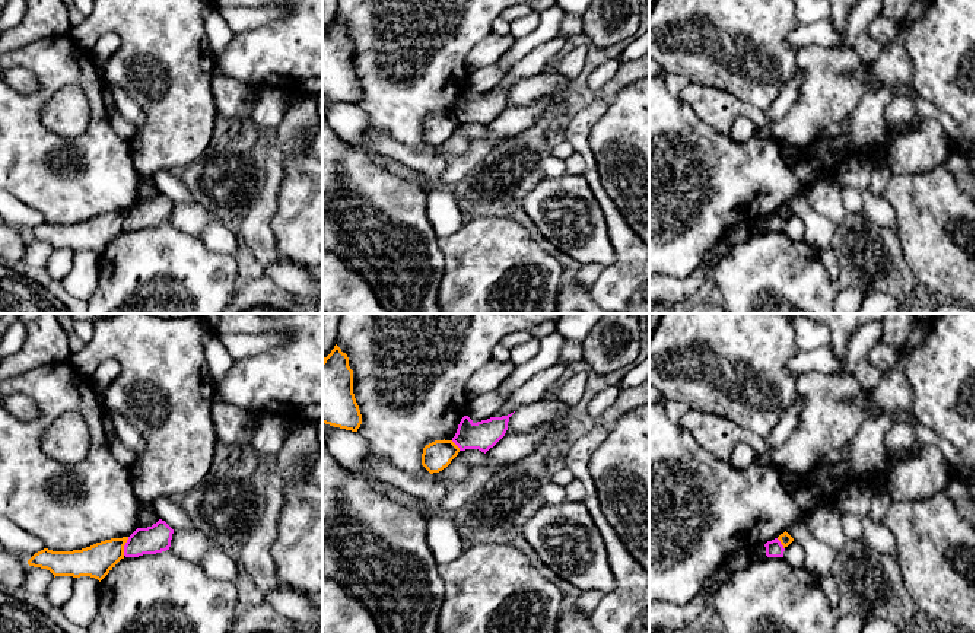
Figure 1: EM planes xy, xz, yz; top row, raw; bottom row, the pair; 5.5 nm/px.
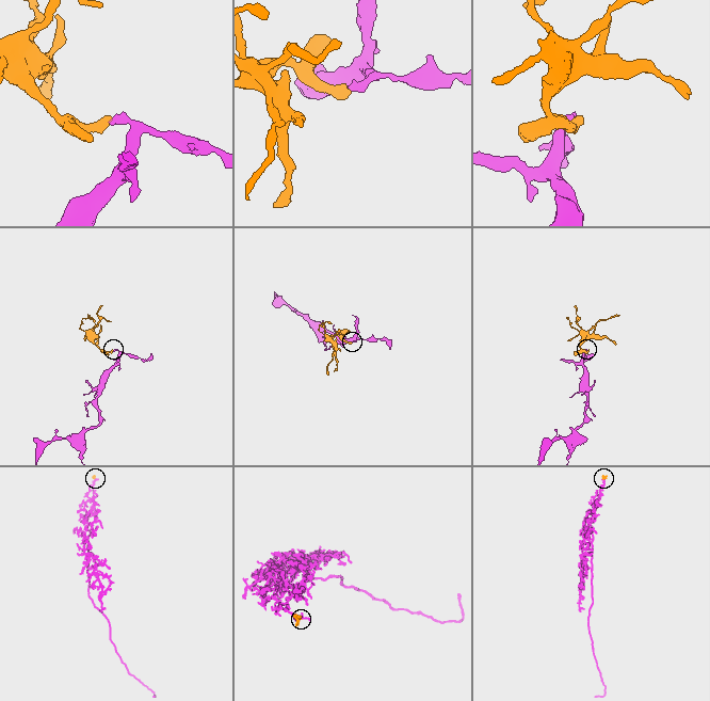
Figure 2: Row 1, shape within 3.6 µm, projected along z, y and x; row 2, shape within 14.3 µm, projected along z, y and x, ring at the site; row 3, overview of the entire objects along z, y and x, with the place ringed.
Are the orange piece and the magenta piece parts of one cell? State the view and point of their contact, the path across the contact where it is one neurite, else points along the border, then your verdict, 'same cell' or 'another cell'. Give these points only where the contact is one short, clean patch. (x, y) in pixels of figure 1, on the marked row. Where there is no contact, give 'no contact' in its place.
contact xy (124, 544); border xy (129, 537), (123, 554); another cell

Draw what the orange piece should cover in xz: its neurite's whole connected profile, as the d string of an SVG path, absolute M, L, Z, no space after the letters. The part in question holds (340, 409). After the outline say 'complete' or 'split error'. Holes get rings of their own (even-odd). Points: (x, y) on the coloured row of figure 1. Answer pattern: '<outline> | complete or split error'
M337 344L322 360L322 423L352 432L362 424L353 394L353 370Z | complete

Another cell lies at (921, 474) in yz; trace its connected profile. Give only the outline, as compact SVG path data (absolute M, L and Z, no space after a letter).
M923 446L906 458L890 458L884 467L887 494L896 500L919 500L944 489L956 478L950 462L935 446Z

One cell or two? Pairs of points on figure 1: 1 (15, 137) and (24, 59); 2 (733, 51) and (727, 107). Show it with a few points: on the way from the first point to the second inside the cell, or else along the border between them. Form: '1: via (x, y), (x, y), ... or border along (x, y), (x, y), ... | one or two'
1: via (19, 117), (44, 92), (44, 73) | one
2: border along (696, 82), (727, 91), (752, 102), (759, 110) | two

